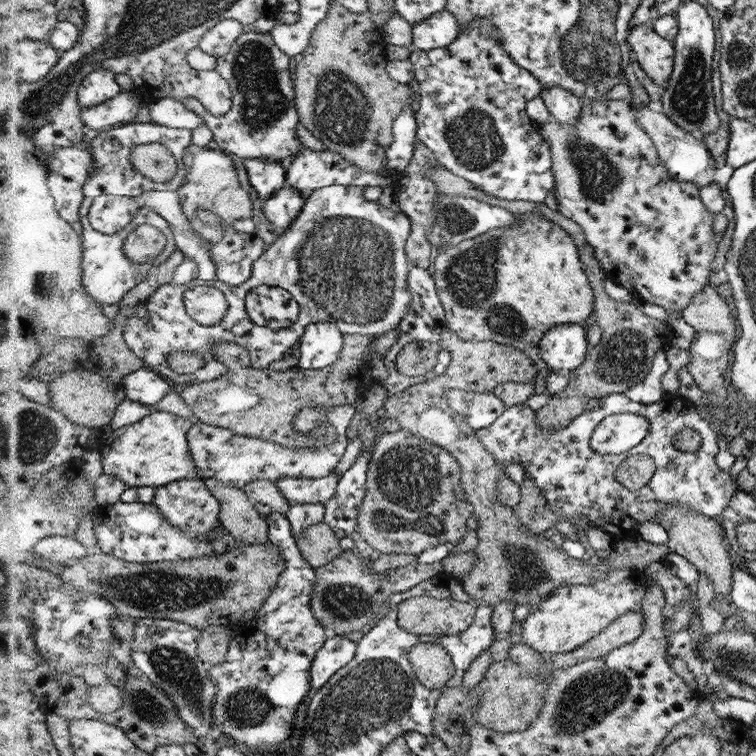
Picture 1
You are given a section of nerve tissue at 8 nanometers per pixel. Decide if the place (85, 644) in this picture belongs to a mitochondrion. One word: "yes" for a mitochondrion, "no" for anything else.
yes

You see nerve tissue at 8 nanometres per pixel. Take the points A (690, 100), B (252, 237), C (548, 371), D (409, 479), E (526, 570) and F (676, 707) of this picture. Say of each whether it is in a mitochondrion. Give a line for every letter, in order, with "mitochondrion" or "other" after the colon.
A: mitochondrion
B: other
C: other
D: mitochondrion
E: mitochondrion
F: other

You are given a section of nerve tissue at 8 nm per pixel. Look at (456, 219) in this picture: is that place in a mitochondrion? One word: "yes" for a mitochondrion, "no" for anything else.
yes

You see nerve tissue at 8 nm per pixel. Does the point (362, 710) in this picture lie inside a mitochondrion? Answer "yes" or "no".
yes

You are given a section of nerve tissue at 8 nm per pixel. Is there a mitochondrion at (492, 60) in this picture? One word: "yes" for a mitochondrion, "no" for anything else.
no

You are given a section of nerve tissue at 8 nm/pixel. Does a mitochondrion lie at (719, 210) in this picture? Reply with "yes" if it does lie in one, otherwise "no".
no

